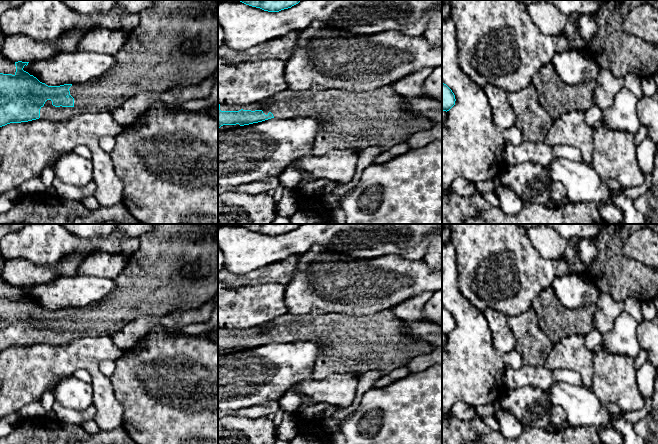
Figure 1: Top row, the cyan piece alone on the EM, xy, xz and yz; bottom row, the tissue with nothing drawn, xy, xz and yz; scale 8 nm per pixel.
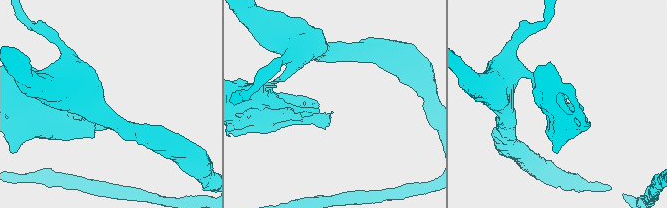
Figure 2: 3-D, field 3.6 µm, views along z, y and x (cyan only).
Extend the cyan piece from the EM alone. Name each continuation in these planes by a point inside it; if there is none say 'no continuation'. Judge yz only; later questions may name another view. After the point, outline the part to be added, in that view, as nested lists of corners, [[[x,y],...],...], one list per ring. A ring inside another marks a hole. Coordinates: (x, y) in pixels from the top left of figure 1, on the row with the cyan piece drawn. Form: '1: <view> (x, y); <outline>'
no continuation

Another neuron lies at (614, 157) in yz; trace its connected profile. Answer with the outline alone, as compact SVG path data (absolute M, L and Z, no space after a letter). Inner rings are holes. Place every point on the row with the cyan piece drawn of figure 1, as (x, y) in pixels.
M602 119L594 127L590 165L606 181L613 179L623 188L638 187L648 178L639 167L636 150L633 134L611 130Z

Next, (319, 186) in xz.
M317 178L313 182L305 185L302 191L309 196L316 194L327 194L331 193L338 186L339 182L330 181L324 178Z

